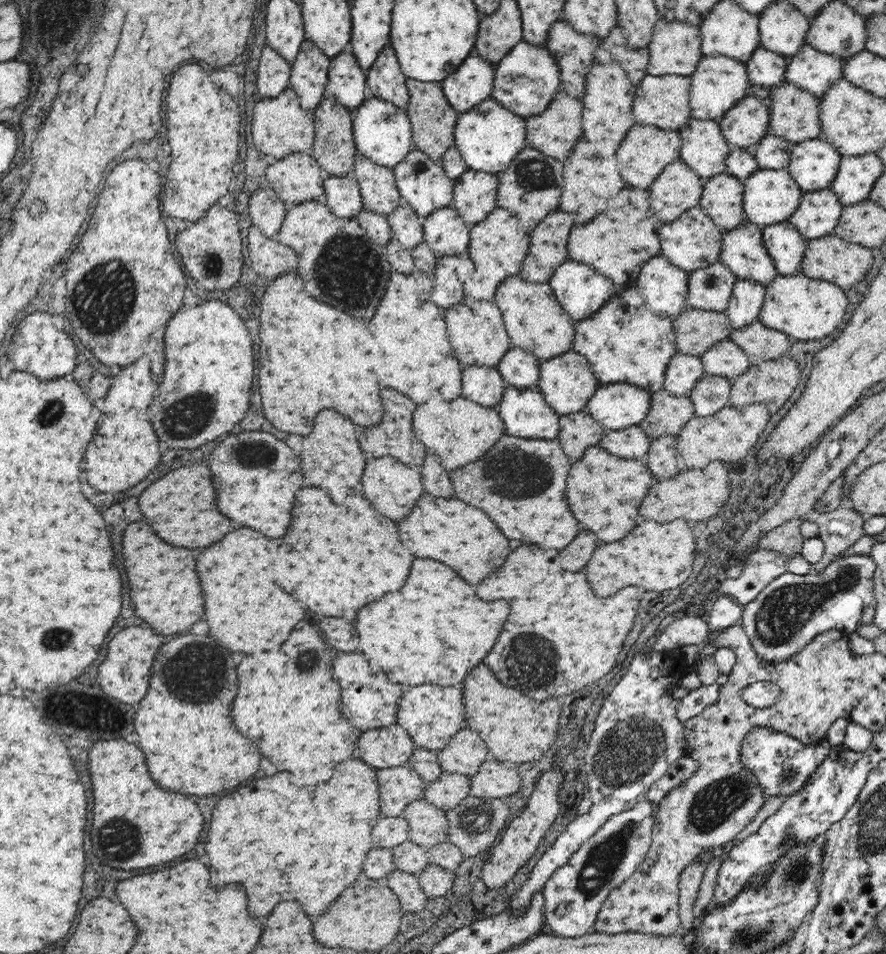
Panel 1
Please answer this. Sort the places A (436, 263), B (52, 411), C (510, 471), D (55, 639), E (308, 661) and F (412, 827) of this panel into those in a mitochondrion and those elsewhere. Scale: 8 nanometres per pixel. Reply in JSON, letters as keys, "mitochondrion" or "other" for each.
{"A":"other","B":"mitochondrion","C":"mitochondrion","D":"mitochondrion","E":"mitochondrion","F":"other"}

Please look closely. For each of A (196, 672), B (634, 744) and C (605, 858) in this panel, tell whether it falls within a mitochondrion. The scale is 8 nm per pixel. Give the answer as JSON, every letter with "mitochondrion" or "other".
{"A":"mitochondrion","B":"mitochondrion","C":"mitochondrion"}

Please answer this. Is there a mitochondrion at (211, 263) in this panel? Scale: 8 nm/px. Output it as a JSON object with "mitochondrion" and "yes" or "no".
{"mitochondrion":"yes"}

